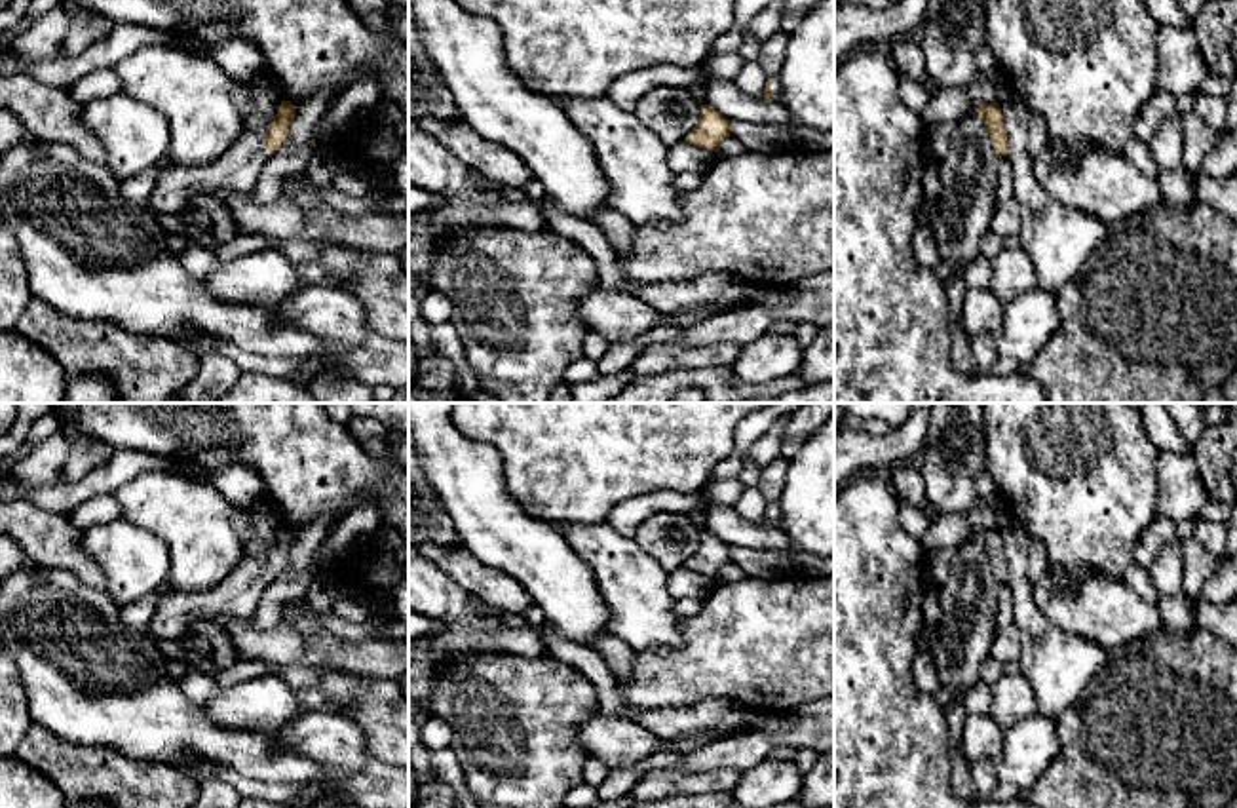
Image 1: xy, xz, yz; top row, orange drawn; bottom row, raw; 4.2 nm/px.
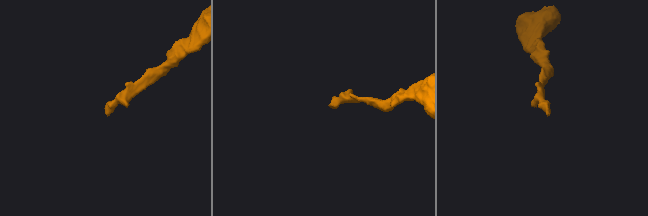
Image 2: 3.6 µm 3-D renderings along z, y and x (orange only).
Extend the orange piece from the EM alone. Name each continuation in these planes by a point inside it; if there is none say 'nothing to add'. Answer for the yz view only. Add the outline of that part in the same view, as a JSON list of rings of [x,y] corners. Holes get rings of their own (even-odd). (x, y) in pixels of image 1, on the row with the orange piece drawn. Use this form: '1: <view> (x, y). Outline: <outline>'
nothing to add

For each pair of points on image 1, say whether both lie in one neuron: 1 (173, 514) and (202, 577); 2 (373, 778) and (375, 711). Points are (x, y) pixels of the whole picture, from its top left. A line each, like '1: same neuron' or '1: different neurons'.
1: same neuron
2: different neurons

